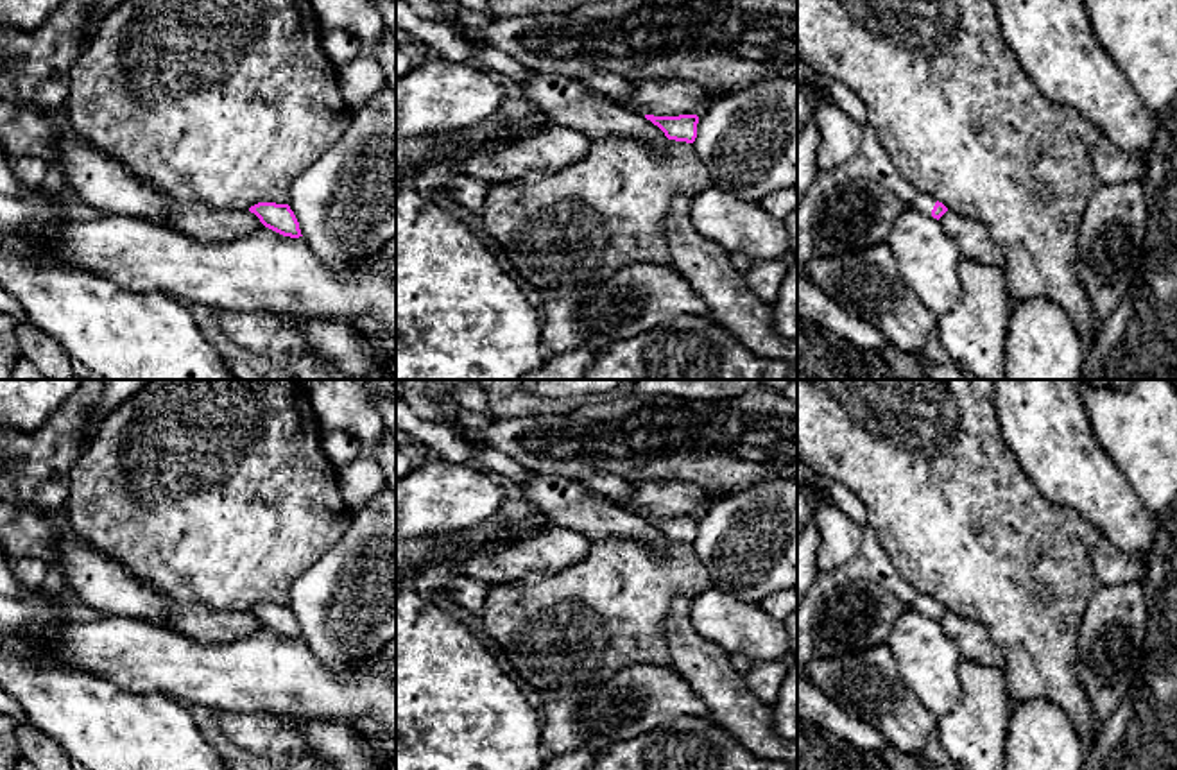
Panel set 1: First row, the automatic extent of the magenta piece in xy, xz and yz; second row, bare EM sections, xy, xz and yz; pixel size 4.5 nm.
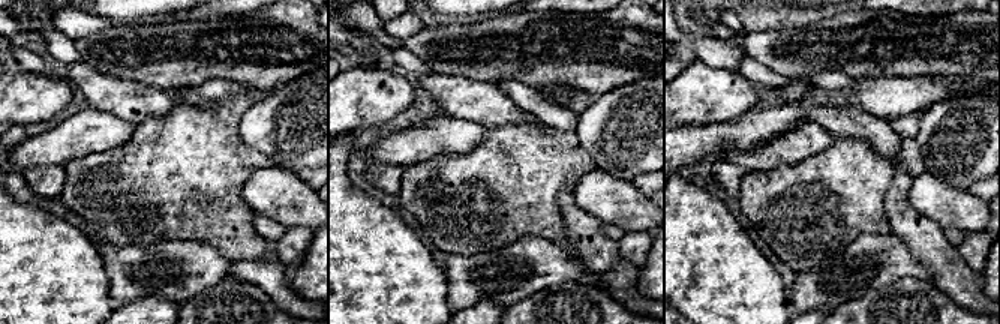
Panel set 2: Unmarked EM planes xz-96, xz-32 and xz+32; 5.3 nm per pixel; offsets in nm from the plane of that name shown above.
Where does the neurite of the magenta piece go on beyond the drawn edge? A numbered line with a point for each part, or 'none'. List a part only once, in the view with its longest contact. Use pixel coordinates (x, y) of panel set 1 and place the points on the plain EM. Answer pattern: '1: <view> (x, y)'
1: yz (923, 604)

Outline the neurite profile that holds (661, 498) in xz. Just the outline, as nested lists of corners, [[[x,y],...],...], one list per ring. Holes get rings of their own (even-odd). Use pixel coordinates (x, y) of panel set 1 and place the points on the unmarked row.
[[[641,480],[631,483],[634,505],[654,518],[693,516],[695,509],[704,503],[713,505],[731,492],[717,492],[692,480]]]

